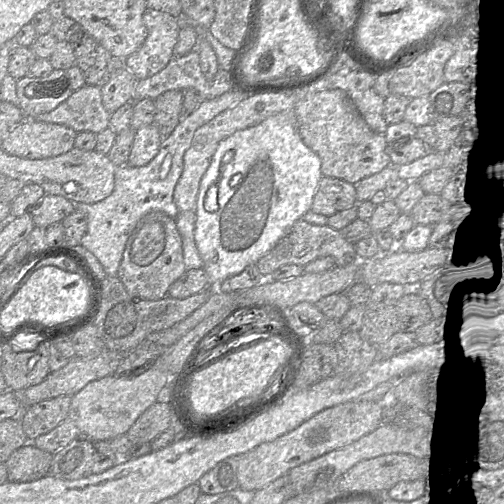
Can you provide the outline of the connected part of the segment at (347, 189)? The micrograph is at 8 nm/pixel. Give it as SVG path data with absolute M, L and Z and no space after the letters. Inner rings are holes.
M322 176L310 210L326 217L352 206L355 202L354 184L334 177Z

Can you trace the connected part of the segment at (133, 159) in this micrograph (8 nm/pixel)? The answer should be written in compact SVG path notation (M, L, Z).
M153 123L136 129L127 164L130 166L147 164L158 154L161 142L162 136Z

